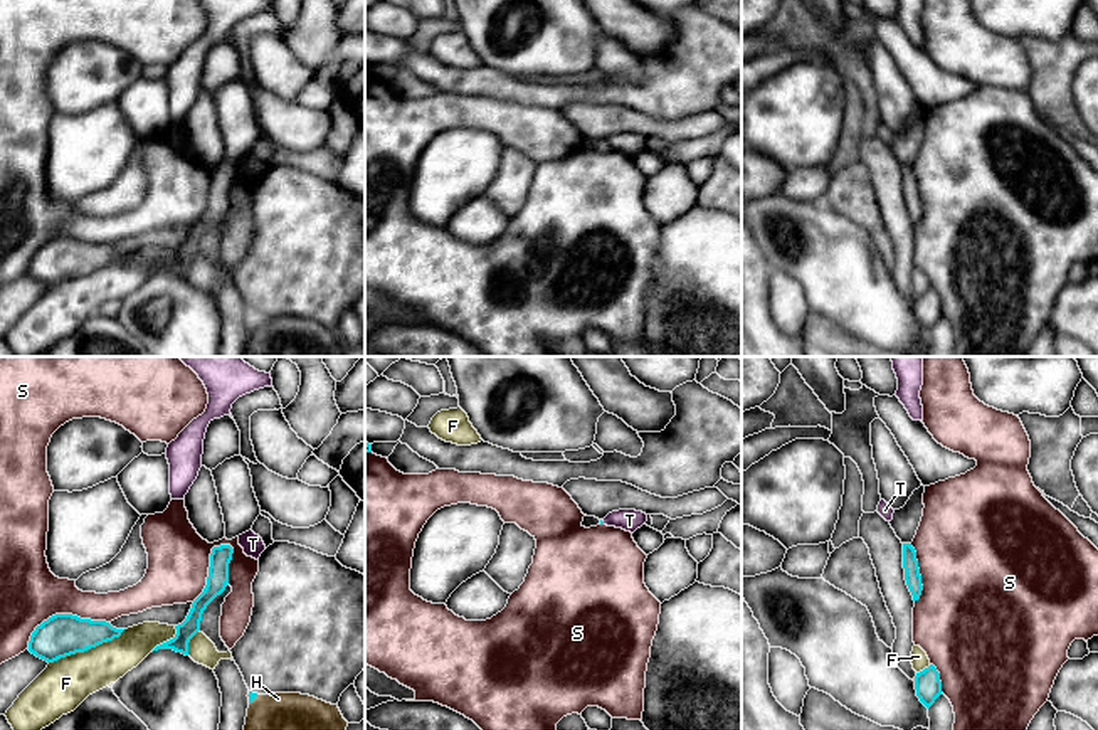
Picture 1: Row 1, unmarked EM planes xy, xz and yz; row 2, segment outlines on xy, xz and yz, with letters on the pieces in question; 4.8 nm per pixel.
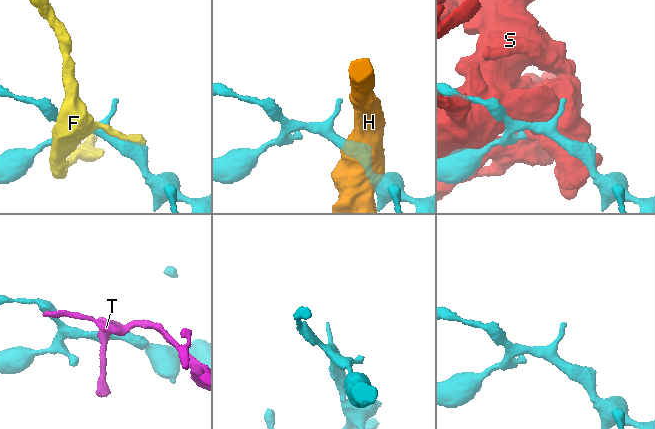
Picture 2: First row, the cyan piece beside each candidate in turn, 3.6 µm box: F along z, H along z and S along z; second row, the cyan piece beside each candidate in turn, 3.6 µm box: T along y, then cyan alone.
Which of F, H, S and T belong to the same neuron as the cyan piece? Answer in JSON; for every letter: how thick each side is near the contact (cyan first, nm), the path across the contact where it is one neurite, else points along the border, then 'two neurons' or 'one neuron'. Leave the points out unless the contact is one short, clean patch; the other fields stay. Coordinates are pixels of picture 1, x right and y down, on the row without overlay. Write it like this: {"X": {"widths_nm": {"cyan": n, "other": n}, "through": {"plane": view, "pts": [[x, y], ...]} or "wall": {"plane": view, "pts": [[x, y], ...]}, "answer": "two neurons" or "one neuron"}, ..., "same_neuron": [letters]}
{"F": {"widths_nm": {"cyan": 200, "other": 240}, "answer": "two neurons"}, "H": {"widths_nm": {"cyan": 40, "other": 380}, "answer": "two neurons"}, "S": {"widths_nm": {"cyan": 100, "other": 300}, "answer": "two neurons"}, "T": {"widths_nm": {"cyan": 20, "other": 110}, "wall": {"plane": "xz", "pts": [[601, 143], [604, 147]]}, "answer": "two neurons"}, "same_neuron": []}

